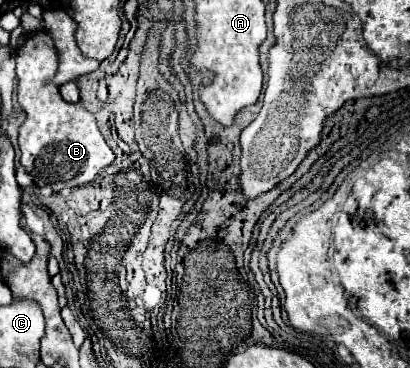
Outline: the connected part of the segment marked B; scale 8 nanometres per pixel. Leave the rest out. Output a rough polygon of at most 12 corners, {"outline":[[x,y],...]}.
{"outline":[[46,31],[16,51],[20,163],[34,185],[90,183],[114,161],[66,103]]}

